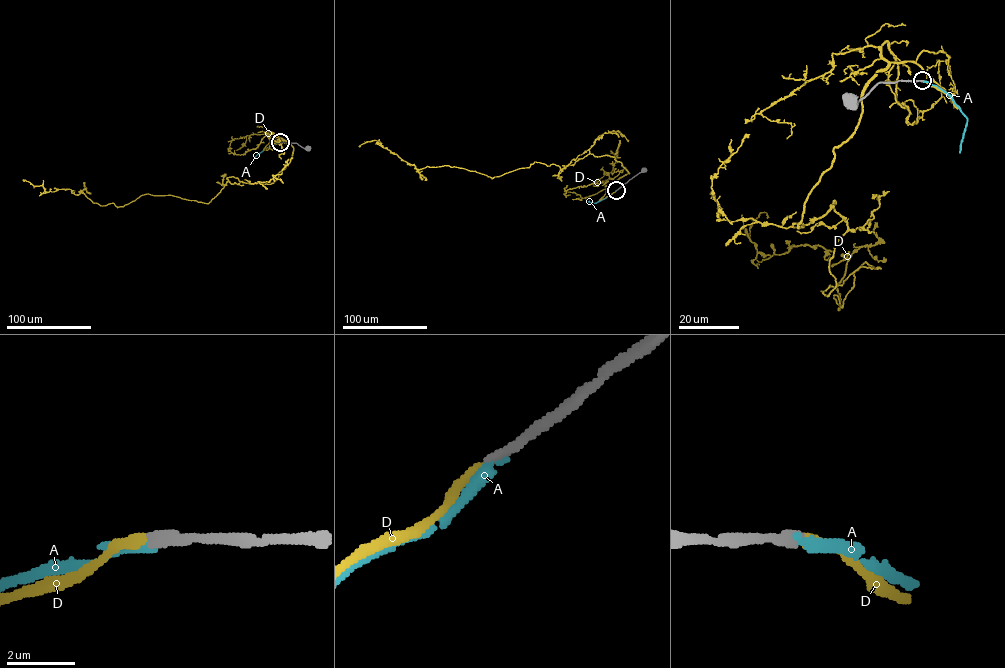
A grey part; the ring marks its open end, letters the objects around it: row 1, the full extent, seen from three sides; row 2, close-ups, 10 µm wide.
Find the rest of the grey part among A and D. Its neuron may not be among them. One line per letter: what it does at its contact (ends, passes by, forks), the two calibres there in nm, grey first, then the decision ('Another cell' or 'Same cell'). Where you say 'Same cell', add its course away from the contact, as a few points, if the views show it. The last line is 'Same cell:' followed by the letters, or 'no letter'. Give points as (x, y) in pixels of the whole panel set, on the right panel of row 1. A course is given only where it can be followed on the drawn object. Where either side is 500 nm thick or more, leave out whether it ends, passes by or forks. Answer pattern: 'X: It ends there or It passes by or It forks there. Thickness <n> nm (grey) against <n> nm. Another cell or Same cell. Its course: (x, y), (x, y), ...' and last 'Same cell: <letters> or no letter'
A: It ends there. Thickness 360 nm (grey) against 340 nm. Another cell
D: It ends there. Thickness 280 nm (grey) against 280 nm. Same cell. Its course: (922, 81), (794, 224), (846, 223), (827, 296), (881, 268), (839, 310), (767, 214)
Same cell: D

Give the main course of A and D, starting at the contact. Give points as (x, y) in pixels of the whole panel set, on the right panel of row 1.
A: (922, 81), (944, 91), (967, 118), (959, 153)
D: (922, 81), (794, 224), (846, 223), (827, 296), (881, 268), (839, 310), (767, 214)

